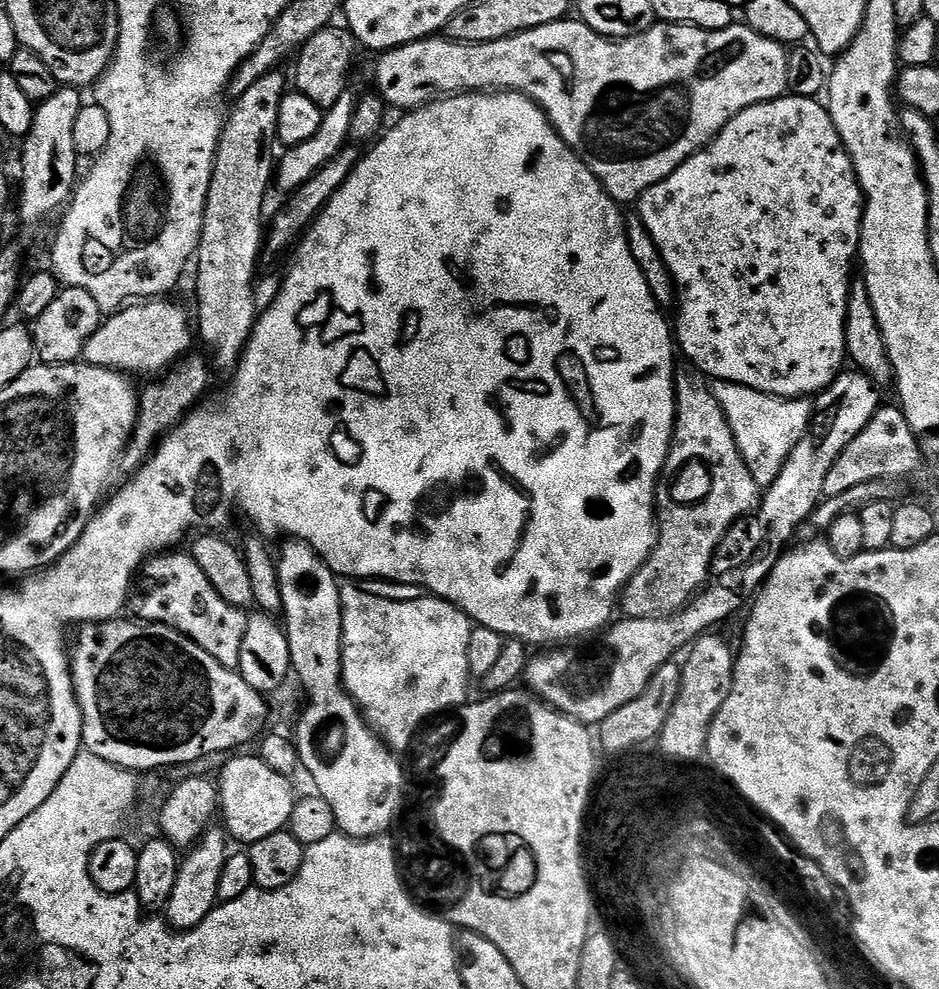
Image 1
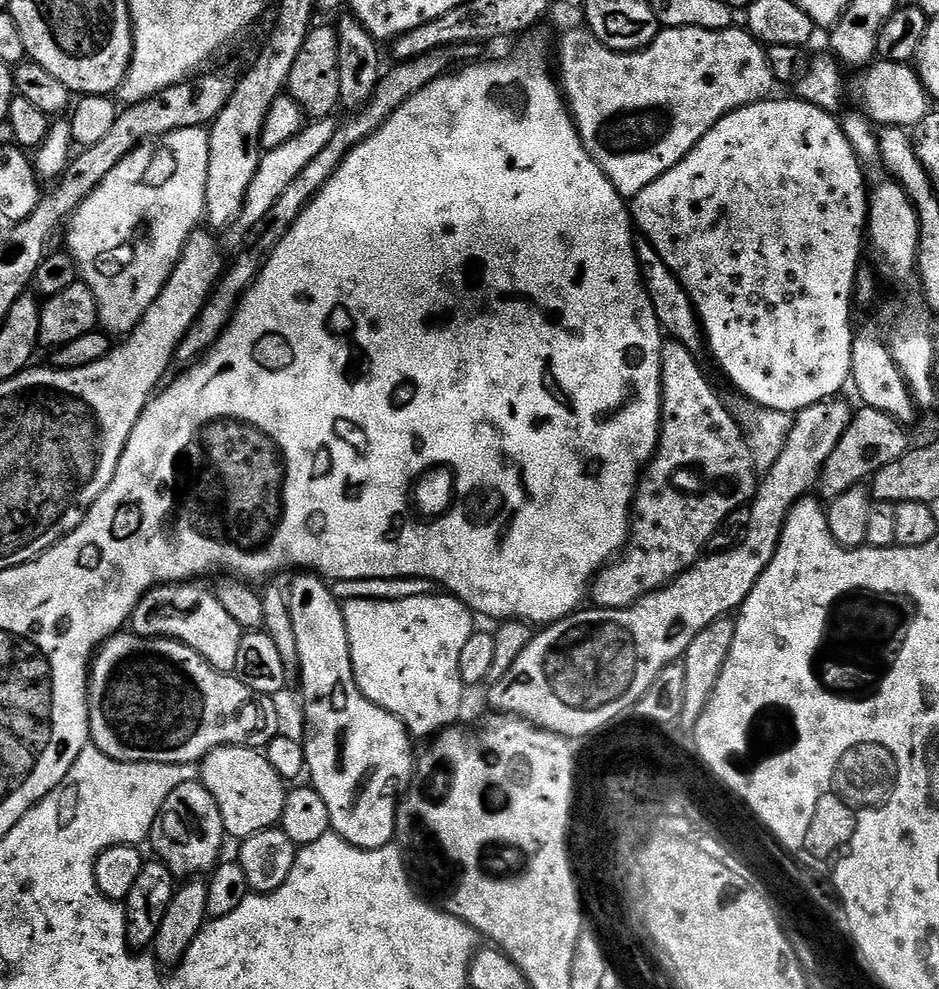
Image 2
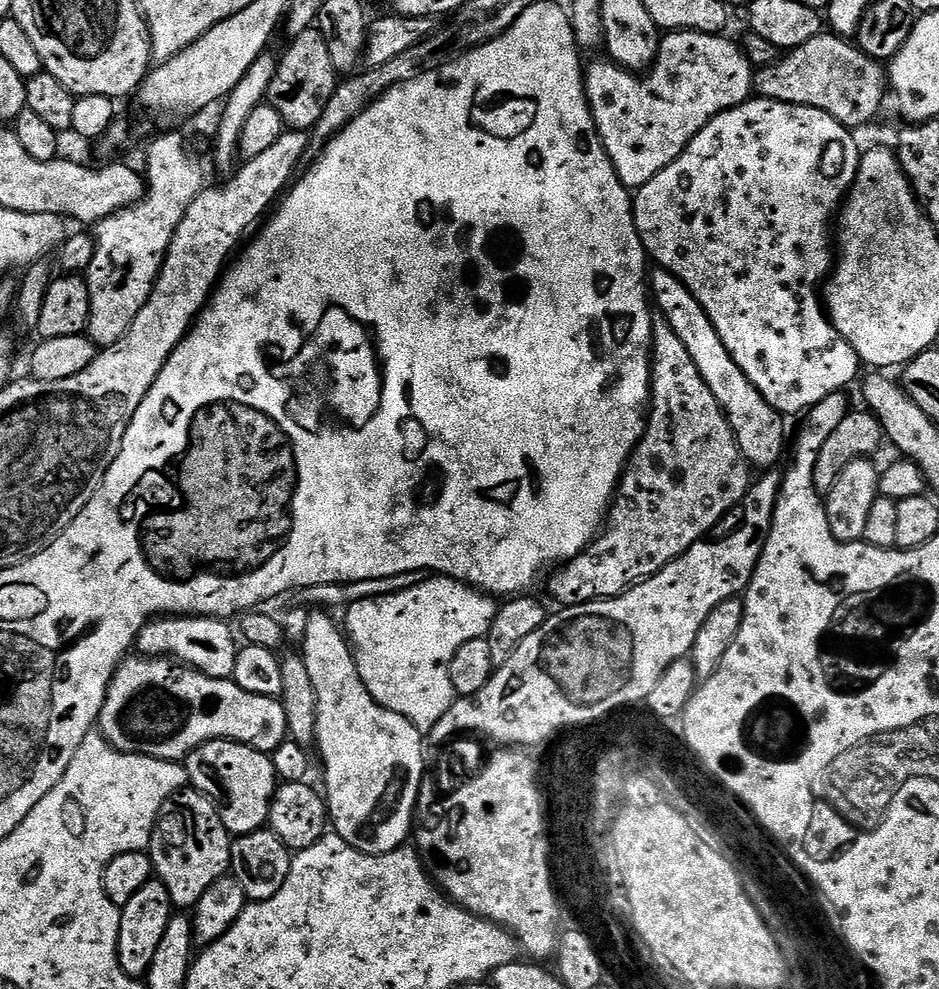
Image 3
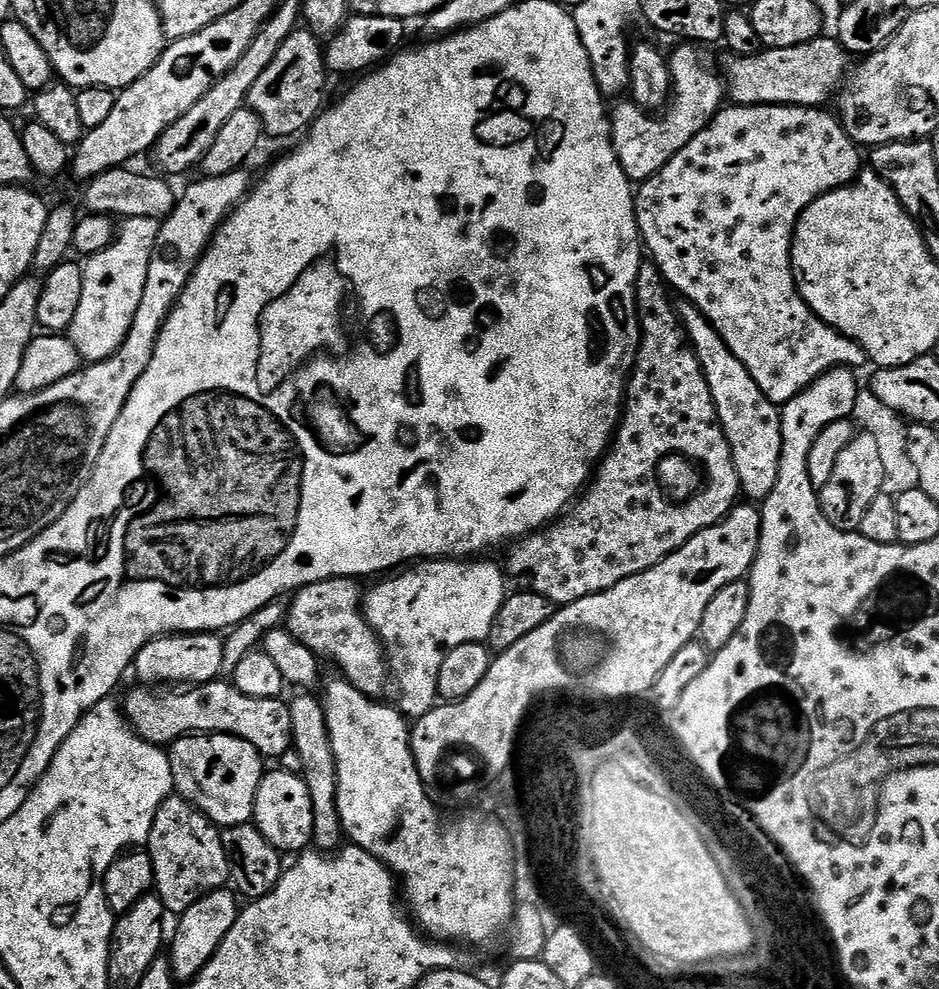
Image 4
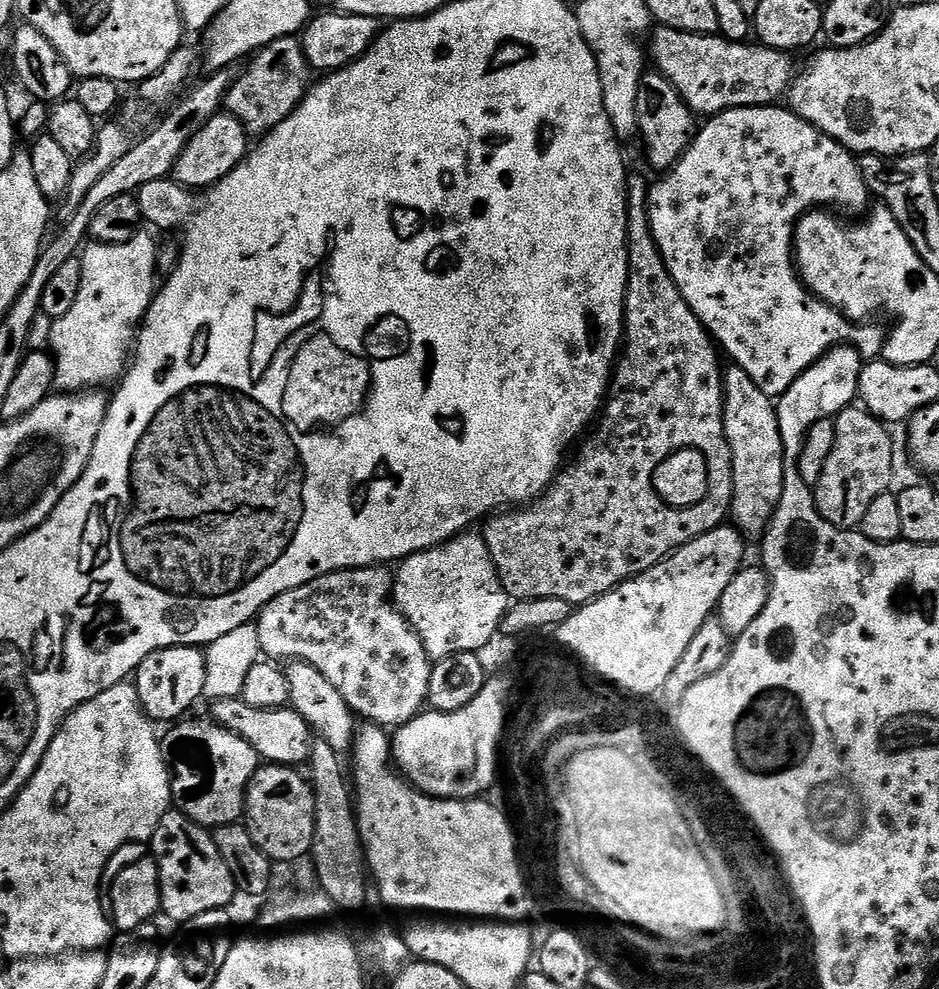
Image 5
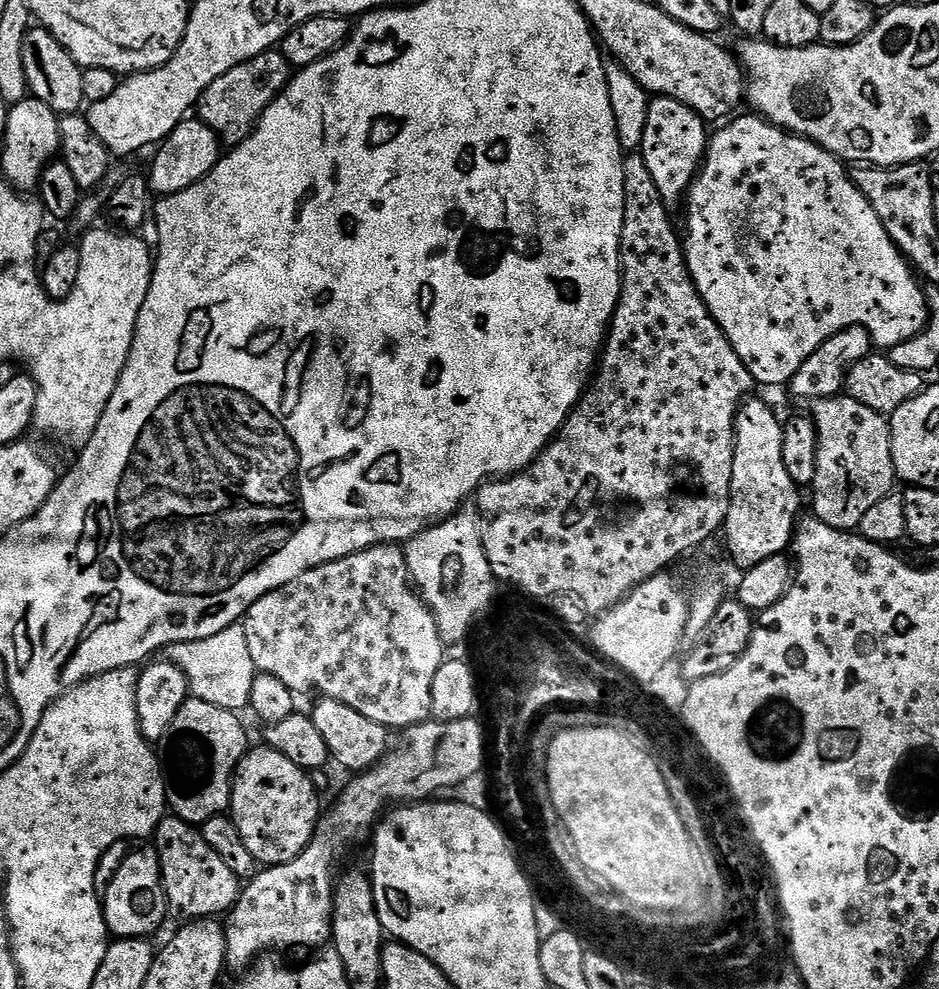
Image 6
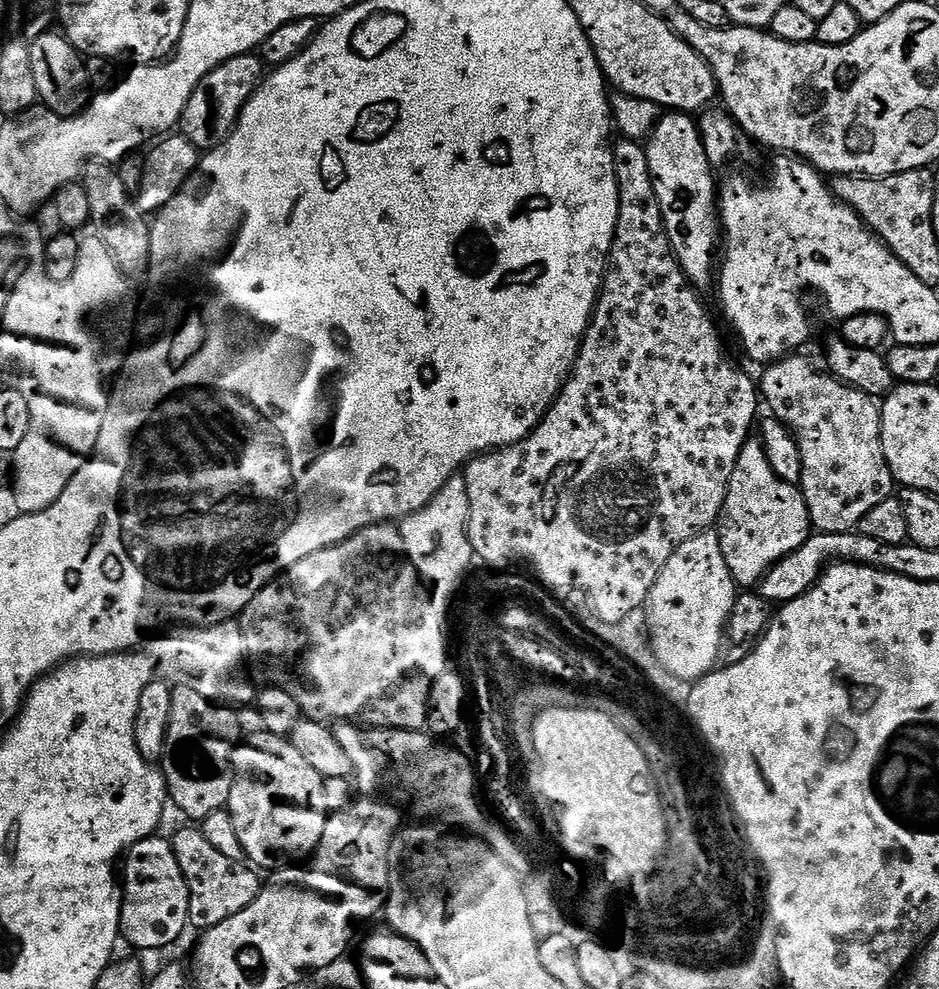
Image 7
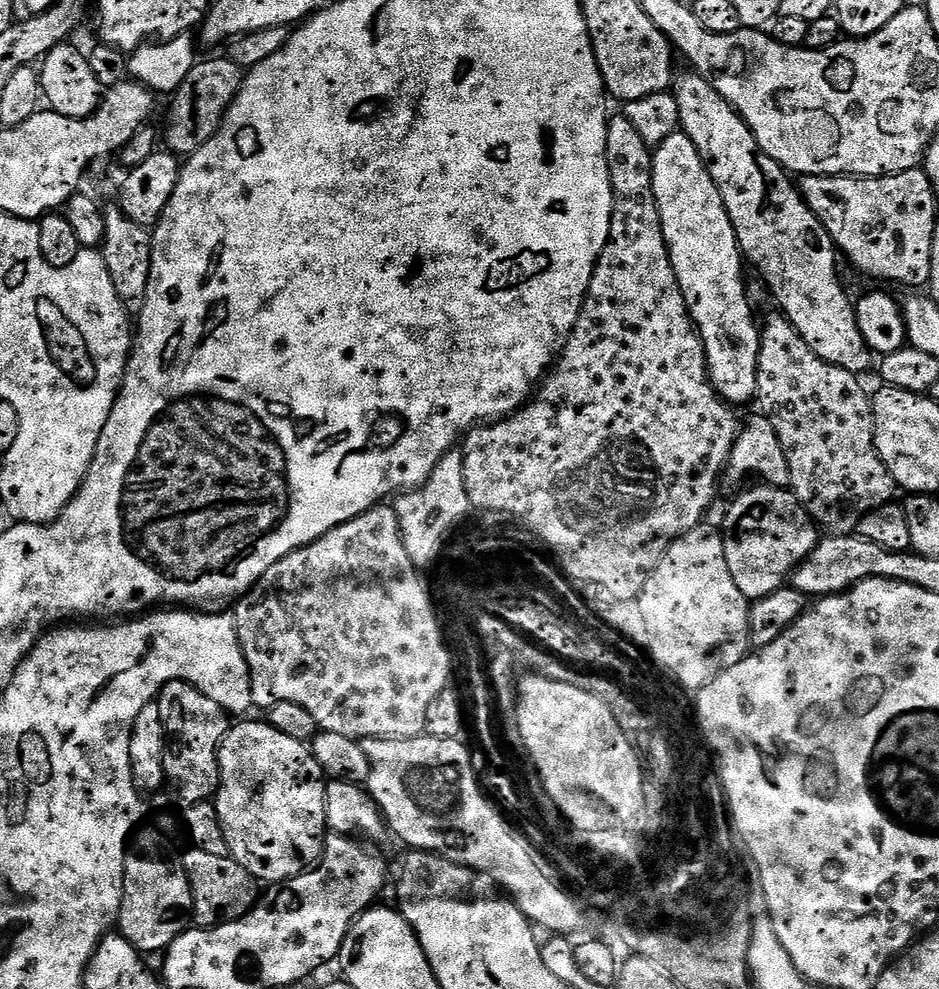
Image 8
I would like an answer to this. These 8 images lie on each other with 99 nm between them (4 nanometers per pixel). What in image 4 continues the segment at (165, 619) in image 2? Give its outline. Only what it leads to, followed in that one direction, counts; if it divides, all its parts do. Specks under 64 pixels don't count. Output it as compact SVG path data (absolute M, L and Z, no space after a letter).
M182 632L171 636L160 636L151 640L142 650L138 650L134 672L140 675L139 683L144 686L195 686L210 684L217 679L219 672L225 671L224 640L211 632Z

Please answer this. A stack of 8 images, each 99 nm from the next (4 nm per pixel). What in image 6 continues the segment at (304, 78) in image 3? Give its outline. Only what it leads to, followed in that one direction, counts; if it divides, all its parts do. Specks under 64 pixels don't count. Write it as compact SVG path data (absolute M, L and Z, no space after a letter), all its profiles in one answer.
M278 50L258 54L254 59L234 66L234 70L226 70L222 78L214 78L214 82L206 86L206 90L200 95L198 119L210 130L214 130L221 145L241 144L256 129L261 114L284 91L293 72L294 69L289 66L286 58Z

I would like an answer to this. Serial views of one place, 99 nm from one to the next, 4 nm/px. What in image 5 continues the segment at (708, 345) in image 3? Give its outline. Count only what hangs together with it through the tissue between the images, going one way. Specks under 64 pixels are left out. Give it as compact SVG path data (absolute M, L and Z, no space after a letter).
M732 366L724 378L724 433L732 451L732 507L730 516L745 537L759 537L772 520L774 502L782 498L784 447L778 430L773 397L766 395L746 374Z

